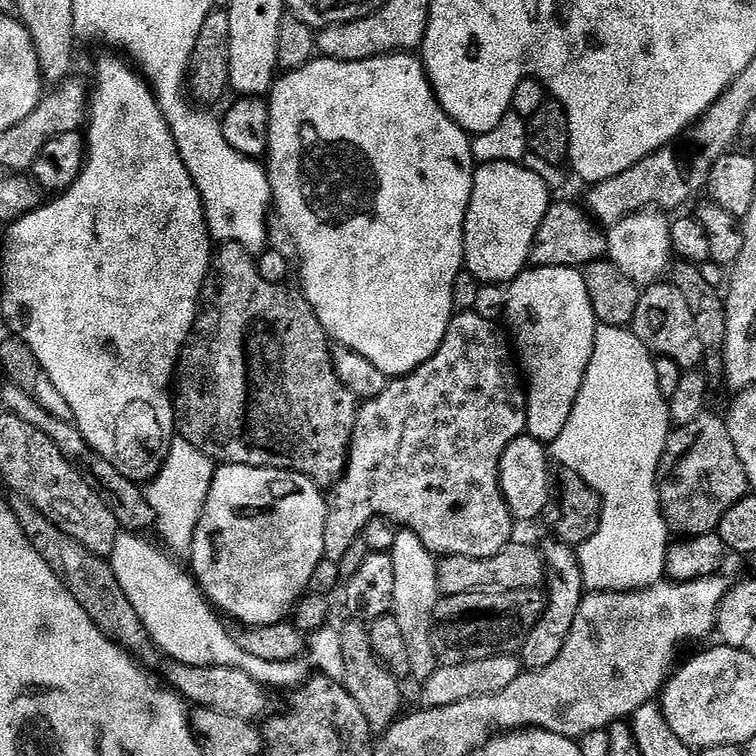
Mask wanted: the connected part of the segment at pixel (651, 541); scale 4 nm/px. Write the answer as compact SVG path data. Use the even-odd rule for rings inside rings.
M597 327L594 354L590 358L590 366L586 370L586 378L582 382L582 390L578 390L578 398L574 402L574 410L570 414L570 422L566 422L566 426L562 429L562 434L558 434L558 438L552 441L550 445L551 459L559 467L574 470L574 474L578 474L583 478L600 495L602 507L600 509L598 530L586 543L579 545L578 548L581 573L584 575L584 586L588 592L638 592L641 588L649 588L651 584L661 583L666 576L664 563L666 562L666 554L670 543L670 529L660 509L658 473L660 471L660 459L668 441L668 433L672 431L674 425L668 413L667 399L662 394L662 390L658 390L658 374L654 374L655 365L653 353L649 352L648 347L628 328Z

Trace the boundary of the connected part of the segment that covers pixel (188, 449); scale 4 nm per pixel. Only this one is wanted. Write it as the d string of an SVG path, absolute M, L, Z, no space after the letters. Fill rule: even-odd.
M179 438L173 439L168 453L160 473L147 485L146 495L156 516L155 527L160 528L161 538L170 547L176 548L179 544L191 545L210 494L212 479L216 476L217 465L206 454L202 454L202 450Z

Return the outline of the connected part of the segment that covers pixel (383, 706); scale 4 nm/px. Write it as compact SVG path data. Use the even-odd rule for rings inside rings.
M348 622L345 628L339 629L342 642L342 670L344 689L358 702L363 717L372 727L373 733L383 732L399 719L402 714L400 707L404 704L404 692L400 689L401 681L395 672L389 671L387 666L374 654L374 646L370 646L368 624L364 622Z

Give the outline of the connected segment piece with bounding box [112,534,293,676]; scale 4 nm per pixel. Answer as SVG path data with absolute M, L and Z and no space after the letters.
M140 534L125 535L122 540L124 564L113 563L112 569L126 598L130 598L134 610L138 610L138 618L142 618L150 638L165 657L193 666L231 664L234 668L253 674L261 674L260 672L269 672L272 676L291 674L293 667L291 663L271 664L262 658L254 658L254 654L246 654L239 648L236 645L235 635L224 629L225 621L214 611L213 605L200 591L195 579L185 569L184 573L166 553L159 552L154 545L147 544L144 539L145 537Z

